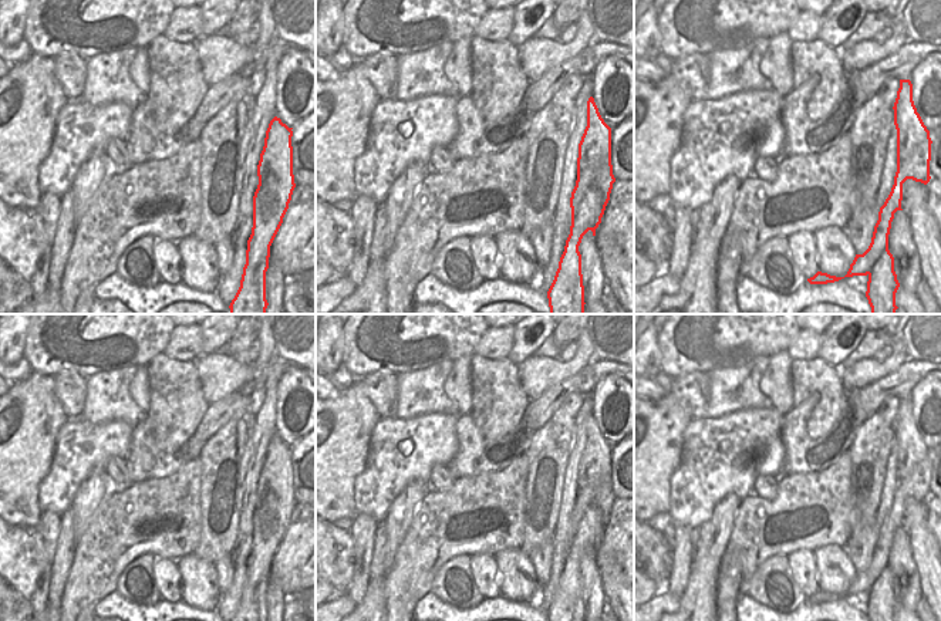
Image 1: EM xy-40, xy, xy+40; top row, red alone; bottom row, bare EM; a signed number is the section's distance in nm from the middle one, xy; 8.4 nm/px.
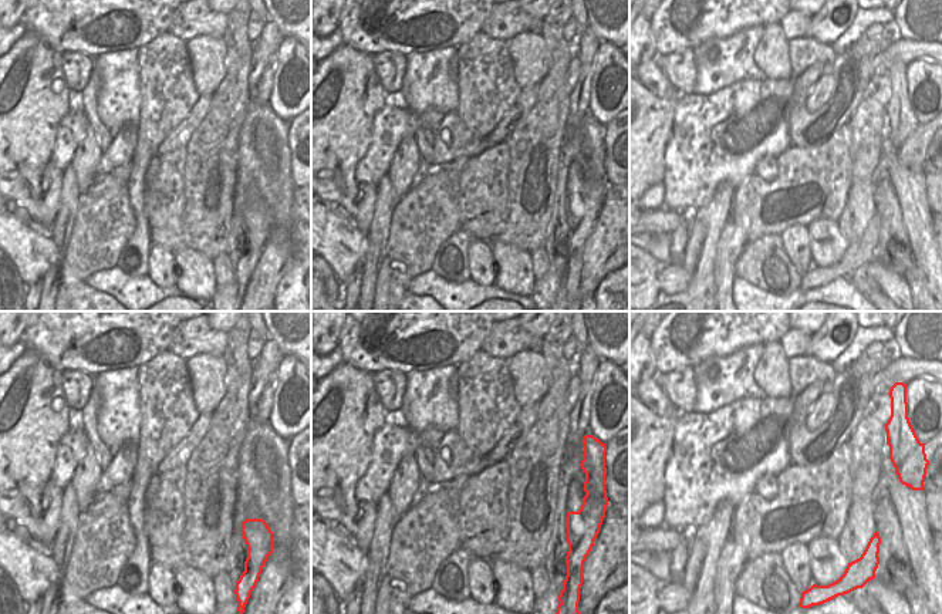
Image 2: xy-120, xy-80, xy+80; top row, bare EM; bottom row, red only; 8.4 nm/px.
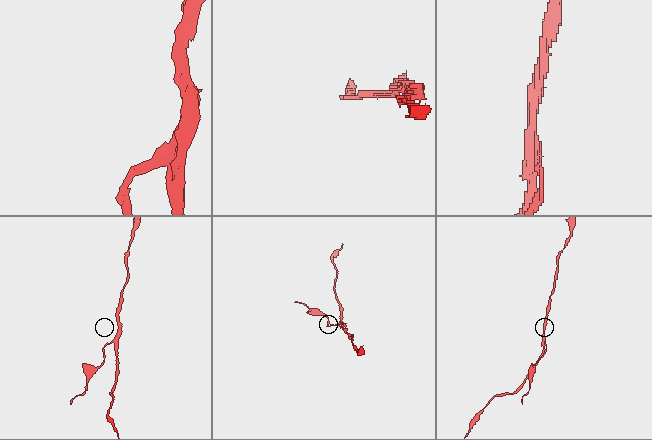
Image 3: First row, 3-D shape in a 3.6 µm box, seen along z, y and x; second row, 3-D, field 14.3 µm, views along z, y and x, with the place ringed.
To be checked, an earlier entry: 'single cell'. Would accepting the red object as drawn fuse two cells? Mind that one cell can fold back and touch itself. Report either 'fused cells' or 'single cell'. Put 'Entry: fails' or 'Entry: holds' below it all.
fused cells
Entry: fails

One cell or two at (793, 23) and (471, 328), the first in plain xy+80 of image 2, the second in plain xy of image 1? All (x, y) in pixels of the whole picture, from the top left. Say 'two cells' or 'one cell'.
two cells

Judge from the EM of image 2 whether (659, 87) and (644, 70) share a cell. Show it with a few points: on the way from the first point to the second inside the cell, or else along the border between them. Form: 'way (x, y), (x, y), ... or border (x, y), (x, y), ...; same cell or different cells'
way (658, 83), (648, 73); same cell

